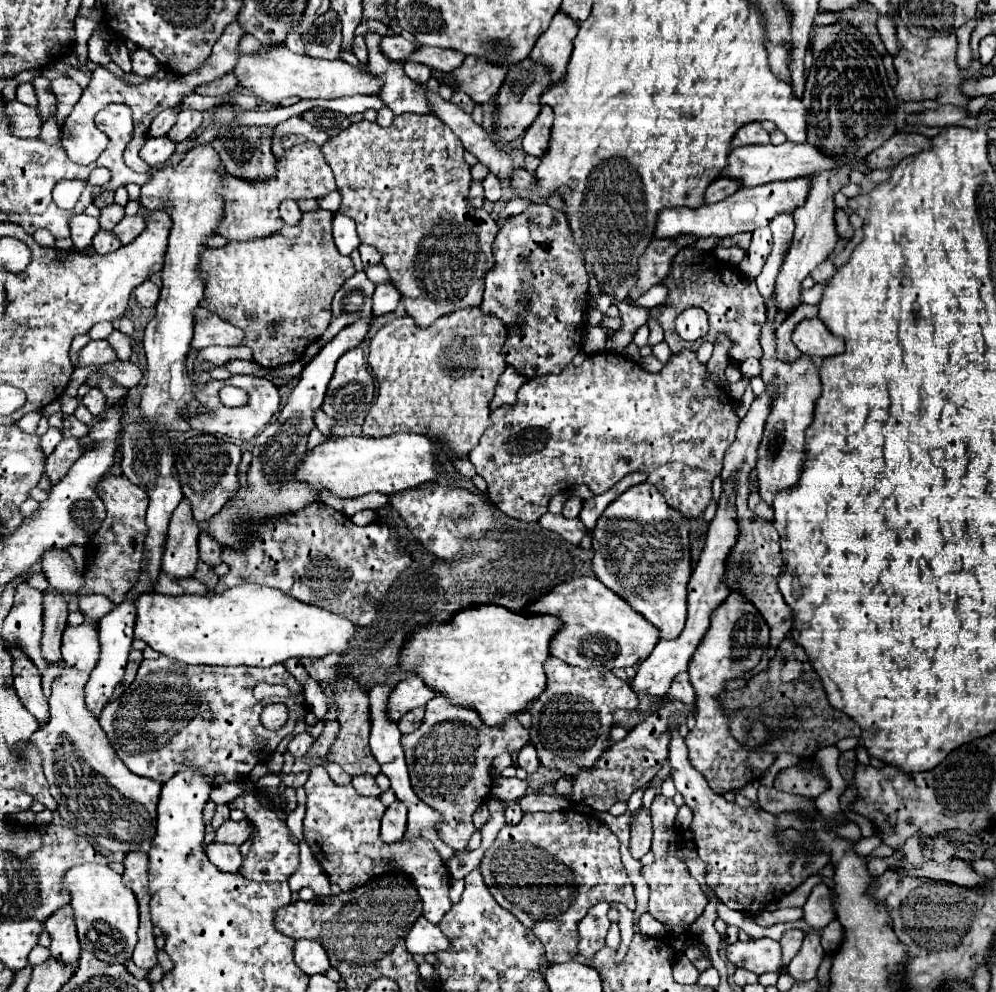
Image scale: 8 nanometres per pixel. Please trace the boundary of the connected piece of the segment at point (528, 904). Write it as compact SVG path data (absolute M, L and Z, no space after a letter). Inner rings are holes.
M576 809L526 813L518 825L504 825L492 847L484 853L480 871L496 903L510 911L522 925L532 929L532 933L544 943L548 963L564 963L578 955L574 953L578 923L588 913L588 907L594 907L600 901L624 903L630 911L636 907L634 889L620 861L618 837L592 813L578 813Z

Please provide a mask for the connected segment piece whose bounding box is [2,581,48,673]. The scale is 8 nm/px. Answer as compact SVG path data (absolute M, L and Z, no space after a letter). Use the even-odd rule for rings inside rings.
M22 581L16 585L14 607L2 623L2 637L8 647L20 647L44 673L48 663L40 655L42 639L42 593Z

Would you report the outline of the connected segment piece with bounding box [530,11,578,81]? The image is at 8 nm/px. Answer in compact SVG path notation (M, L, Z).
M554 15L550 27L538 37L530 59L536 63L544 63L552 69L552 79L558 81L566 73L570 55L572 55L572 41L578 33L578 25L568 15Z

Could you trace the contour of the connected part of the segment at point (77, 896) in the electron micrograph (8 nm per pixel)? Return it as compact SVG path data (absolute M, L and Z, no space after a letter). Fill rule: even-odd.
M84 863L72 867L62 883L72 895L70 905L76 913L80 947L106 963L126 963L138 943L138 903L134 893L124 887L120 875L108 865Z

